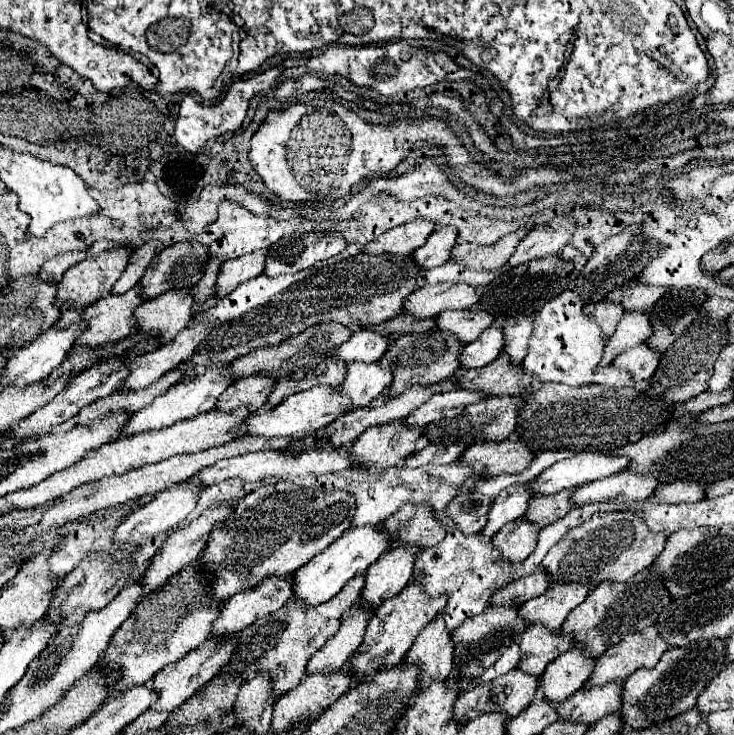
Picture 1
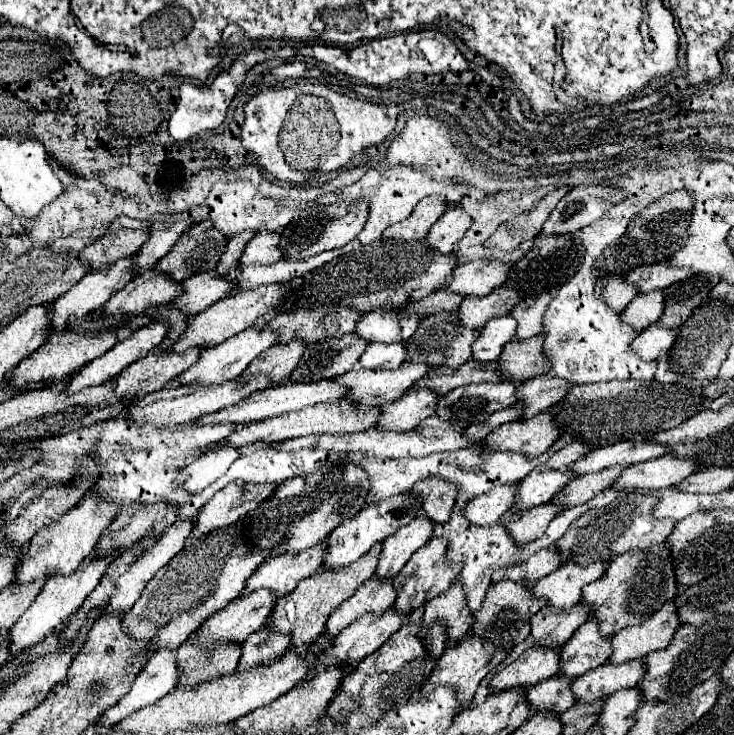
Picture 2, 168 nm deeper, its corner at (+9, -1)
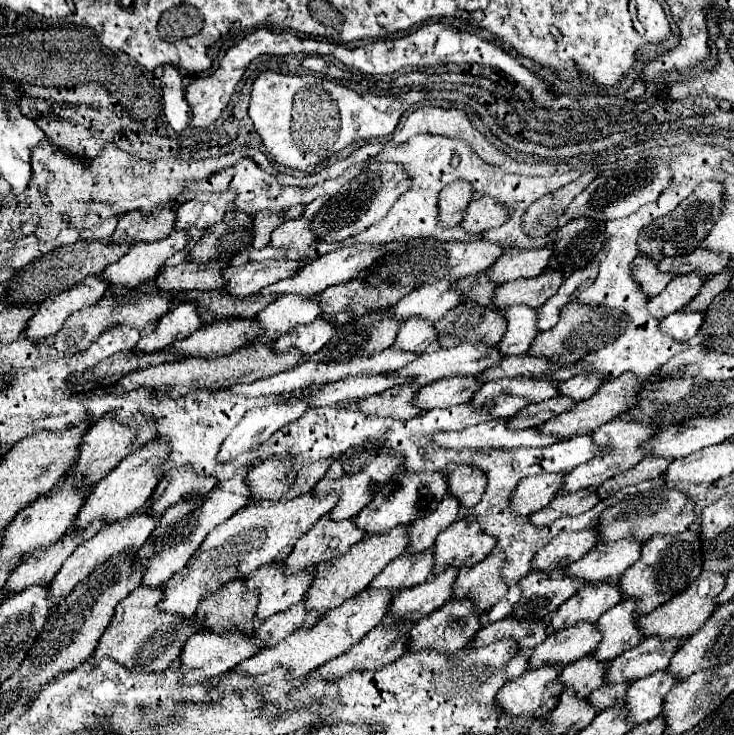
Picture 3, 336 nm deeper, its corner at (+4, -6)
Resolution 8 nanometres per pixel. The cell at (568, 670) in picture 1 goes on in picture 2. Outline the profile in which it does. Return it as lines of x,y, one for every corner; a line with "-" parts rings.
590,618
562,646
560,676
576,678
592,668
598,668
612,656
612,638
598,632
598,620

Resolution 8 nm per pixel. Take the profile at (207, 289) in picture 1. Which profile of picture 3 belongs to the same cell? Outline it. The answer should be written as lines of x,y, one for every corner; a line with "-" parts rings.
257,213
253,219
253,249
261,249
269,243
271,231
283,221
283,213

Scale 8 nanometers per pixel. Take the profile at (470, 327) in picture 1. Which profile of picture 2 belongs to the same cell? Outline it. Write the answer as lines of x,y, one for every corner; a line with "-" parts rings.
506,286
494,290
486,296
466,296
458,310
458,318
466,326
480,330
490,318
494,318
498,314
508,314
520,300
522,300
520,292
506,288

